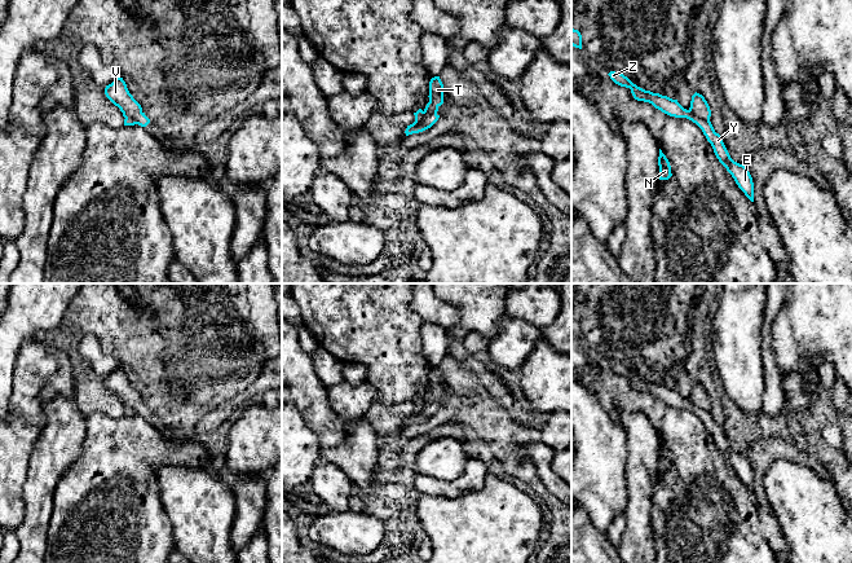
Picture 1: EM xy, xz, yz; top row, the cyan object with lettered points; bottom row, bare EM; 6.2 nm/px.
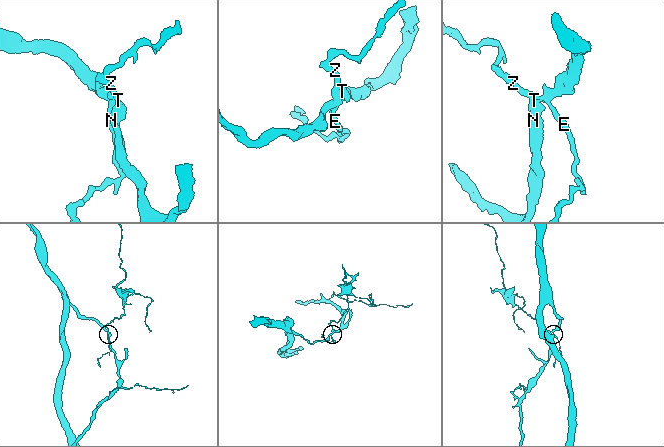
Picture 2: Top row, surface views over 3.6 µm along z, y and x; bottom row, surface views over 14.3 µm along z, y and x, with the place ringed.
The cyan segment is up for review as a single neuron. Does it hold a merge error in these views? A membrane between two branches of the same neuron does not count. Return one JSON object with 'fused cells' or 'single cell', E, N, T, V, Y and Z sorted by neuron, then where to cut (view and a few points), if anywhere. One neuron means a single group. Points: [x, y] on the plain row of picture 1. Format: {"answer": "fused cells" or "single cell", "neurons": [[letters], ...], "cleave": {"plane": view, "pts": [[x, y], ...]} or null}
{"answer": "fused cells", "neurons": [["E", "Y", "Z"], ["N", "T", "V"]], "cleave": {"plane": "yz", "pts": [[688, 400], [696, 407], [709, 410]]}}

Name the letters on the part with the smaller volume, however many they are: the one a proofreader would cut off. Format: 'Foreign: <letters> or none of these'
Foreign: E, Y, Z

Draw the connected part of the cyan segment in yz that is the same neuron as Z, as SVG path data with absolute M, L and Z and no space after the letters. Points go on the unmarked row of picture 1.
M610 361L608 364L610 369L621 375L631 379L631 383L635 390L644 391L652 393L655 399L662 403L675 406L675 408L687 408L696 413L706 426L707 431L711 434L714 443L719 452L727 458L727 461L732 465L738 478L745 483L745 485L754 492L754 472L750 462L743 454L734 452L724 432L723 427L715 422L710 410L702 410L696 408L689 400L684 399L677 390L672 390L667 386L662 386L659 383L653 383L650 381L645 381L636 374L634 374L627 366L621 362Z

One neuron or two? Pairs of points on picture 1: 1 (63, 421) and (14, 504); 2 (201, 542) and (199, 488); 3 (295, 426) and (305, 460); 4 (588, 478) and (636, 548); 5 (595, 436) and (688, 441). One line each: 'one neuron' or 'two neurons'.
1: two neurons
2: one neuron
3: one neuron
4: two neurons
5: two neurons

